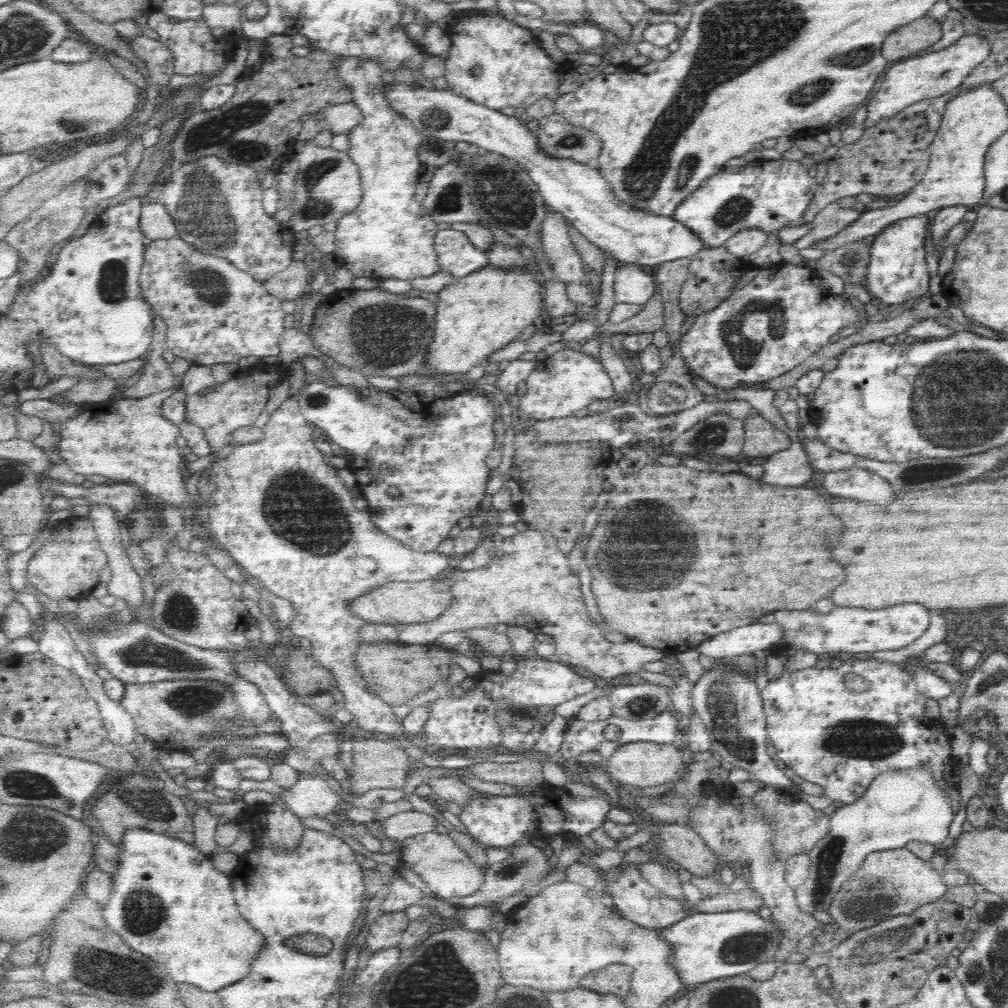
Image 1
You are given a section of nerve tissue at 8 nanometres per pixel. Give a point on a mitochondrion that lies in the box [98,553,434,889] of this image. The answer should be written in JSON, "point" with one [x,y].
{"point":[169,657]}

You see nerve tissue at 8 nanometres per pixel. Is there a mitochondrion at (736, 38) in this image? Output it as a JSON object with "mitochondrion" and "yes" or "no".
{"mitochondrion":"yes"}

